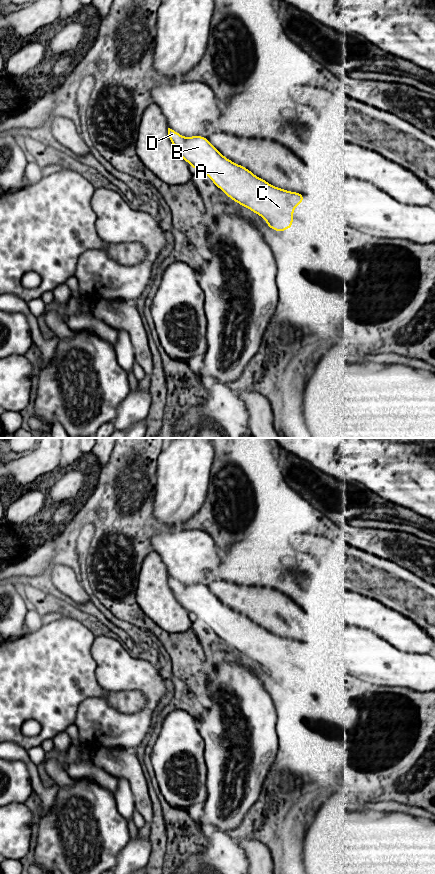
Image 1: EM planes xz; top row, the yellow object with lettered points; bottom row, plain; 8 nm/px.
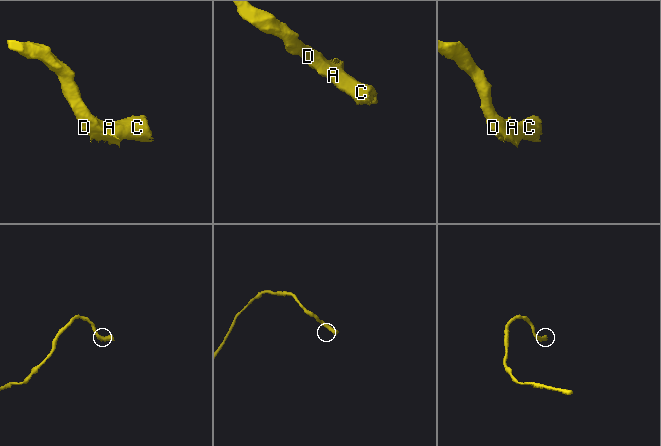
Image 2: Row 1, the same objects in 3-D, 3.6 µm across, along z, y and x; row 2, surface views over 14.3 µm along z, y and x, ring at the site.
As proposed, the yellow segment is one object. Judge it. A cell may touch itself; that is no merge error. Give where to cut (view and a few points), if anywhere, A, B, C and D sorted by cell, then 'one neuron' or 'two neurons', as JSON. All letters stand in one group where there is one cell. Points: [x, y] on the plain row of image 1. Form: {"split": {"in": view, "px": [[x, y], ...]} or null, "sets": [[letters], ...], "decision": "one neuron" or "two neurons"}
{"split": null, "sets": [["A", "B", "C", "D"]], "decision": "one neuron"}

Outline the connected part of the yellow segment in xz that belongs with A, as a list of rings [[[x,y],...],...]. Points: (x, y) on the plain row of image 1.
[[[170,576],[168,584],[188,612],[206,622],[229,646],[263,665],[269,676],[278,681],[291,676],[293,658],[304,648],[302,642],[272,634],[224,605],[206,585],[183,585]]]

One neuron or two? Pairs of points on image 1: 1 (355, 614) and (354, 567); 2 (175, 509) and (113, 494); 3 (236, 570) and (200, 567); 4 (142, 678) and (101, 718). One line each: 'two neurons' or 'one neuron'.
1: two neurons
2: two neurons
3: two neurons
4: one neuron

